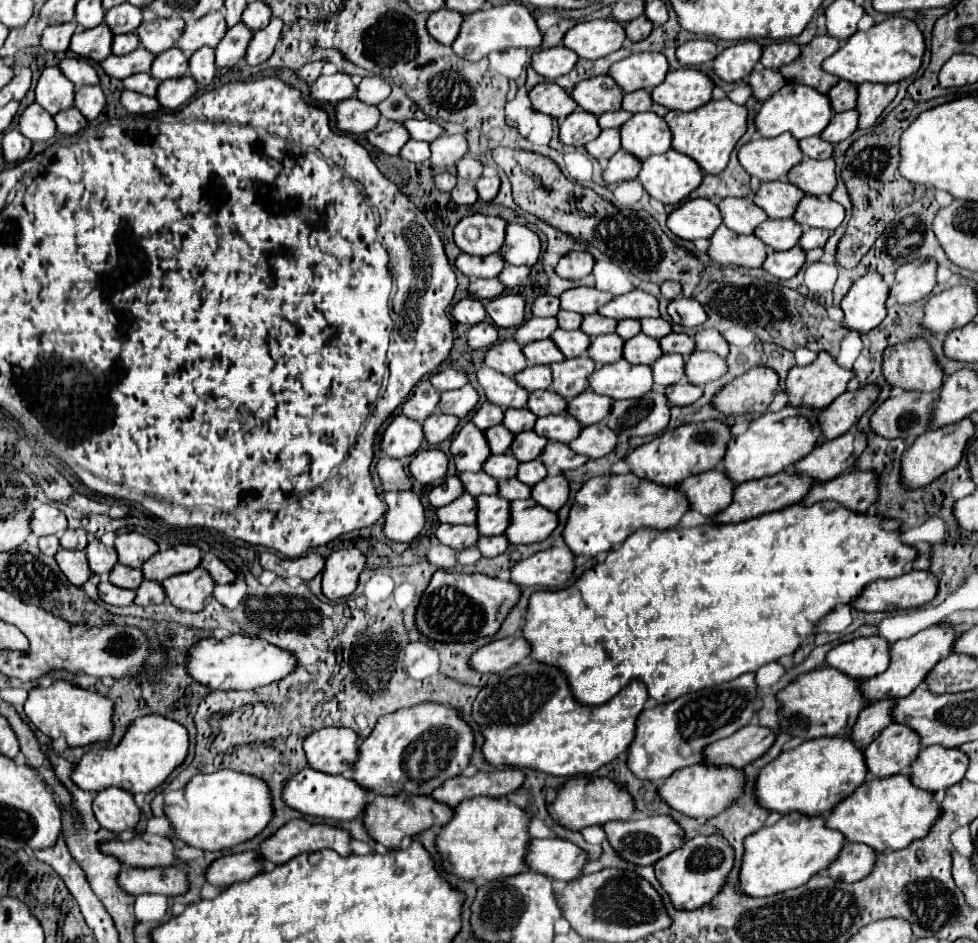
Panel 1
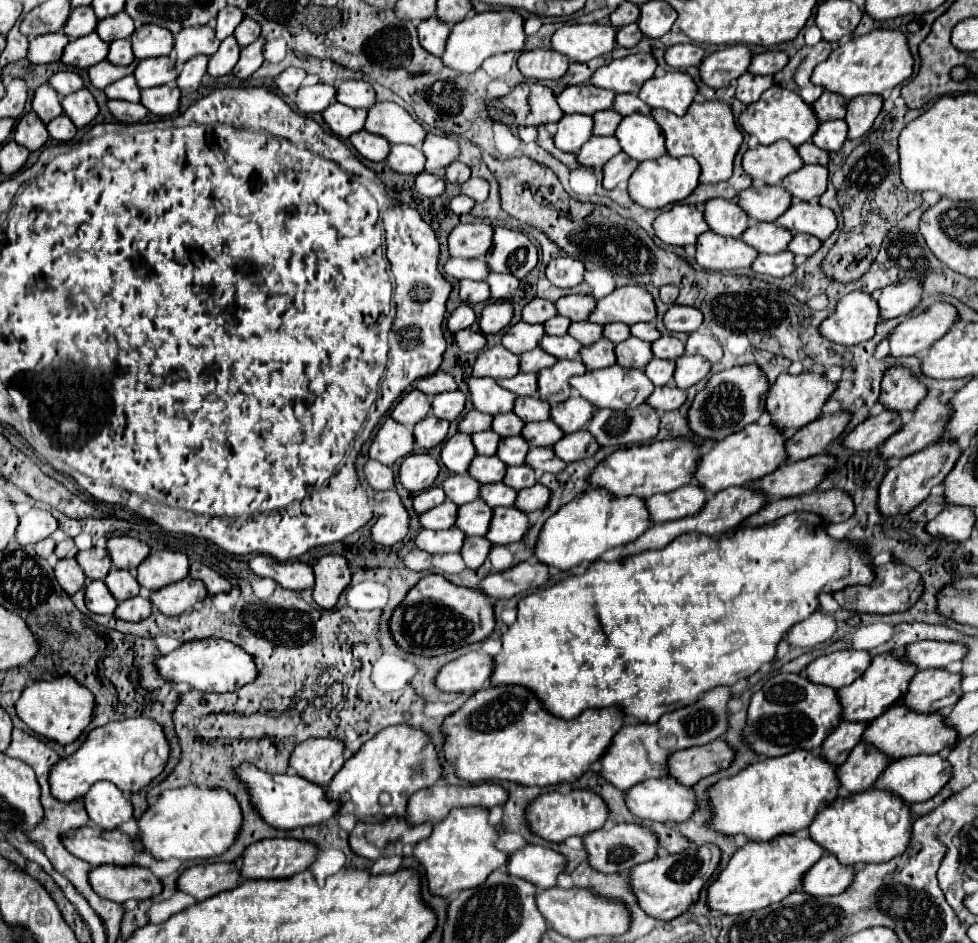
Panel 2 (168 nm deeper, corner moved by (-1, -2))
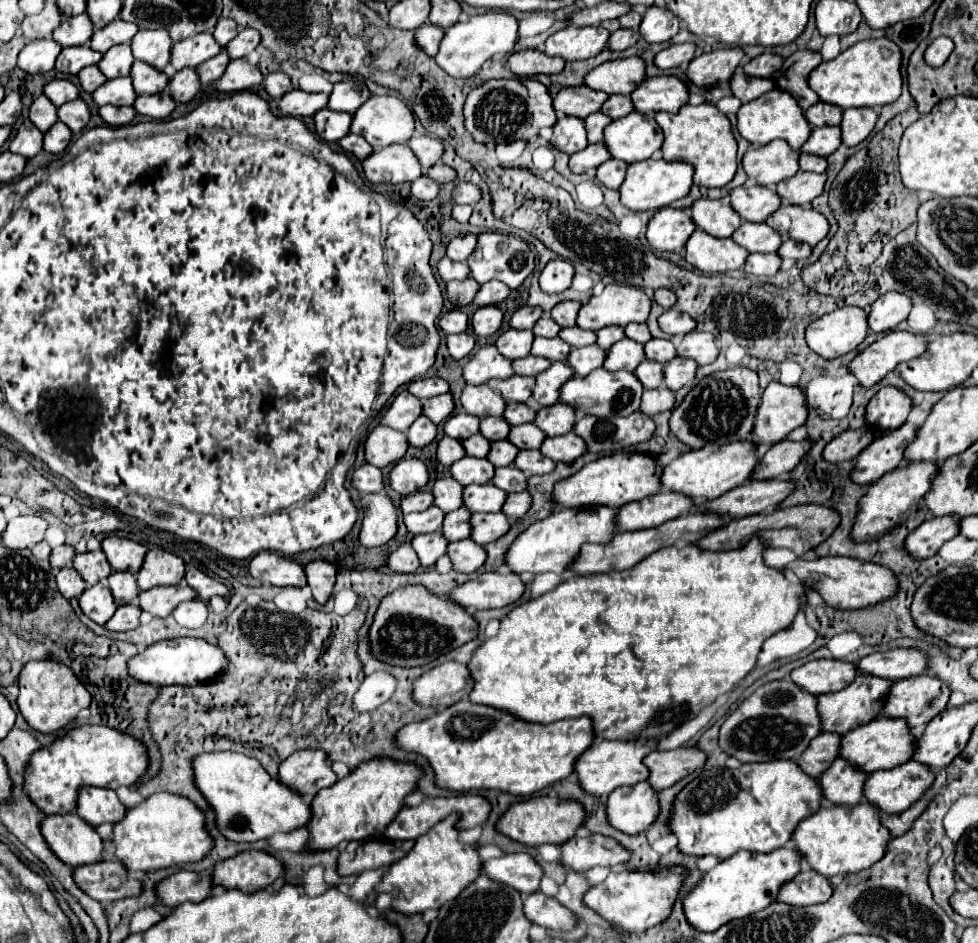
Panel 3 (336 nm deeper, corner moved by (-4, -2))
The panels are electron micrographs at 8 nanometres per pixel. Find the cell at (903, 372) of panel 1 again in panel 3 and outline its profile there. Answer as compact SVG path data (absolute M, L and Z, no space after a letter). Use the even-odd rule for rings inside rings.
M896 386L880 388L866 408L866 422L880 430L894 430L902 426L912 410L912 398Z

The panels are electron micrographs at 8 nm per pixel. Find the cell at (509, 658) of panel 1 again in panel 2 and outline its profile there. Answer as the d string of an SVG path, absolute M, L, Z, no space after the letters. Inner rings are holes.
M477 652L459 656L447 662L435 676L435 686L441 692L463 694L467 690L483 690L493 672L493 658Z

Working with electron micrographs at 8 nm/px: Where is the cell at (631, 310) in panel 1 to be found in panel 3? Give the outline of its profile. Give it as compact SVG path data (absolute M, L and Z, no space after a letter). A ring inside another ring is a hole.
M608 284L600 296L592 296L578 312L578 326L584 330L600 330L604 326L626 326L630 322L646 322L652 300L634 286Z

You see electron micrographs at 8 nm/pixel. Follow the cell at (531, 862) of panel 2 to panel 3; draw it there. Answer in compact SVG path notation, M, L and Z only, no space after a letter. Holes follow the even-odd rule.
M518 852L518 854L504 854L500 858L486 860L484 874L496 882L510 884L512 888L524 894L532 894L540 888L544 870L532 854Z

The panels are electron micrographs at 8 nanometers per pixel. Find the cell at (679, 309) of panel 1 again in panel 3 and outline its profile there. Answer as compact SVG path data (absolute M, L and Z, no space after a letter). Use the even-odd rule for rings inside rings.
M674 308L666 310L660 318L658 318L658 324L660 328L670 334L670 336L684 336L686 332L692 332L696 328L696 320L692 320L688 314L682 314L682 312L676 312Z

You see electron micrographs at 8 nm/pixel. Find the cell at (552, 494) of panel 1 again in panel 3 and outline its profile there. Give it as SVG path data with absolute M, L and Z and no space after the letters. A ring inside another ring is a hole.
M518 492L518 494L512 494L506 498L506 504L502 506L502 512L514 522L518 518L522 518L532 506L532 496L530 492Z

